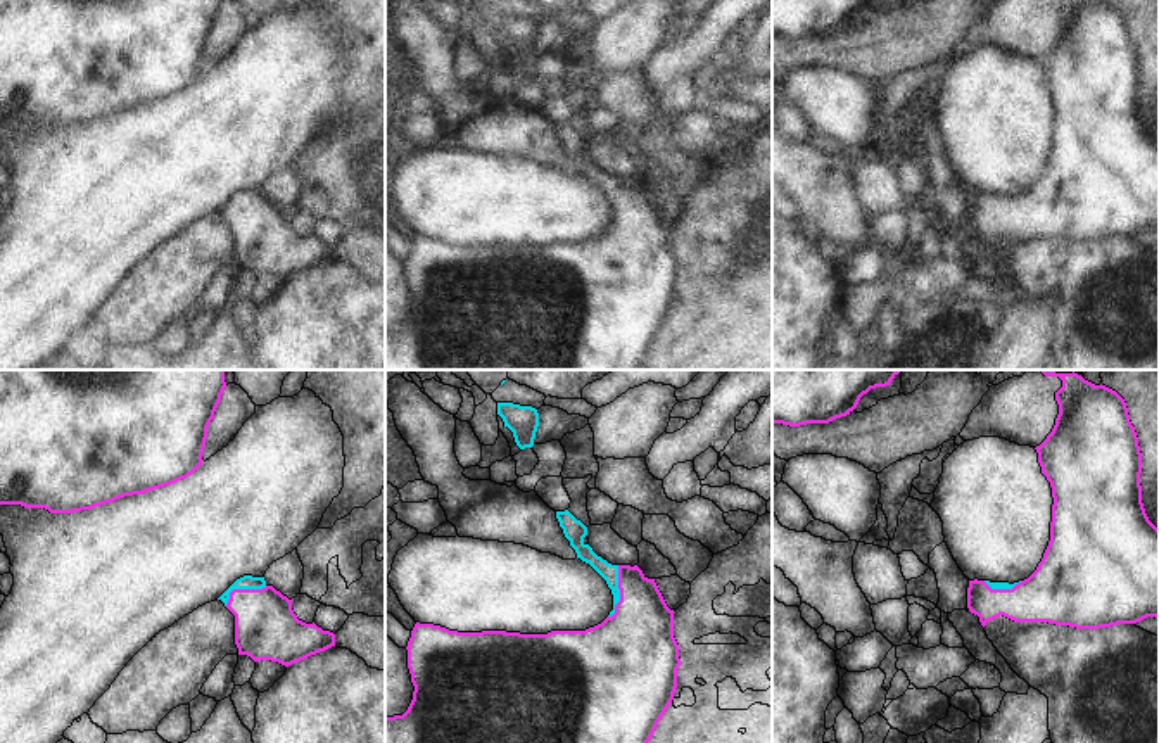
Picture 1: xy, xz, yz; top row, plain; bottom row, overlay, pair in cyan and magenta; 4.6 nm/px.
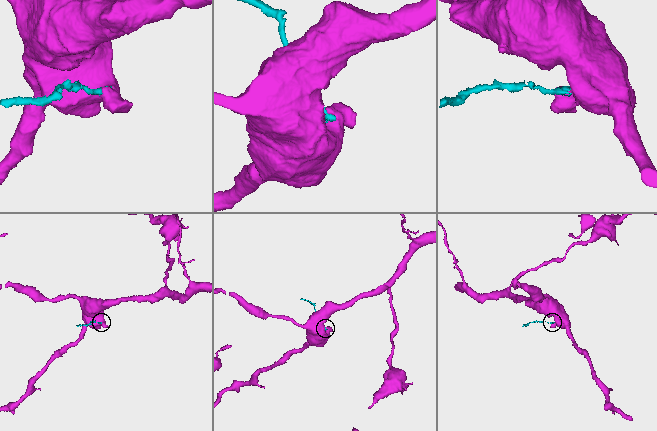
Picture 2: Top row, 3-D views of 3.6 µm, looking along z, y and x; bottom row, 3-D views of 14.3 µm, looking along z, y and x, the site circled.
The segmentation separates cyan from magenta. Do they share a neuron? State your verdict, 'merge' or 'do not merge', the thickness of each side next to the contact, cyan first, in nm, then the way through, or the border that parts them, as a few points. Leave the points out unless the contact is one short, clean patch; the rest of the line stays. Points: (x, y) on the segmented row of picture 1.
merge; calibres 80 and 340 nm; way xz (584, 552), (619, 591), (636, 609), (636, 641)

